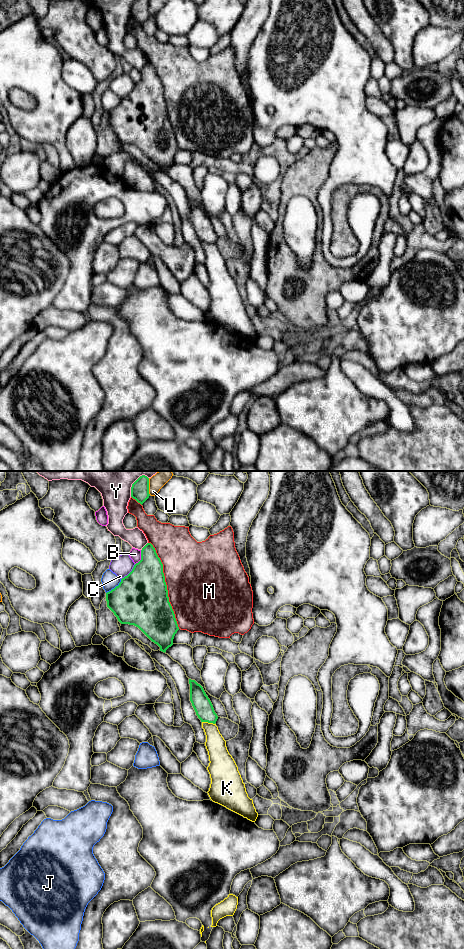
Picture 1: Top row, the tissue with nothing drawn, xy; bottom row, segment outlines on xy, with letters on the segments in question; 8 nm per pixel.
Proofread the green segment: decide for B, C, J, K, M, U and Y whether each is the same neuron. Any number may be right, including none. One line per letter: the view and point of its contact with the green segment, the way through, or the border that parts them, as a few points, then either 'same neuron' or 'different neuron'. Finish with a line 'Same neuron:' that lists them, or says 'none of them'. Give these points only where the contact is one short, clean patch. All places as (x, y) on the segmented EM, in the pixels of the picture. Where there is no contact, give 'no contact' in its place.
B: xy (141, 557) | different neuron
C: xy (130, 572) | different neuron
J: xy (115, 587) | different neuron
K: xy (208, 722) | along xy (202, 721), (214, 724) | different neuron
M: xy (166, 585) | different neuron
U: xy (148, 486) | different neuron
Y: xy (144, 546) | different neuron
Same neuron: none of them

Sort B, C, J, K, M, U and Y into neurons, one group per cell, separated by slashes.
B / C / J / K / M U / Y

